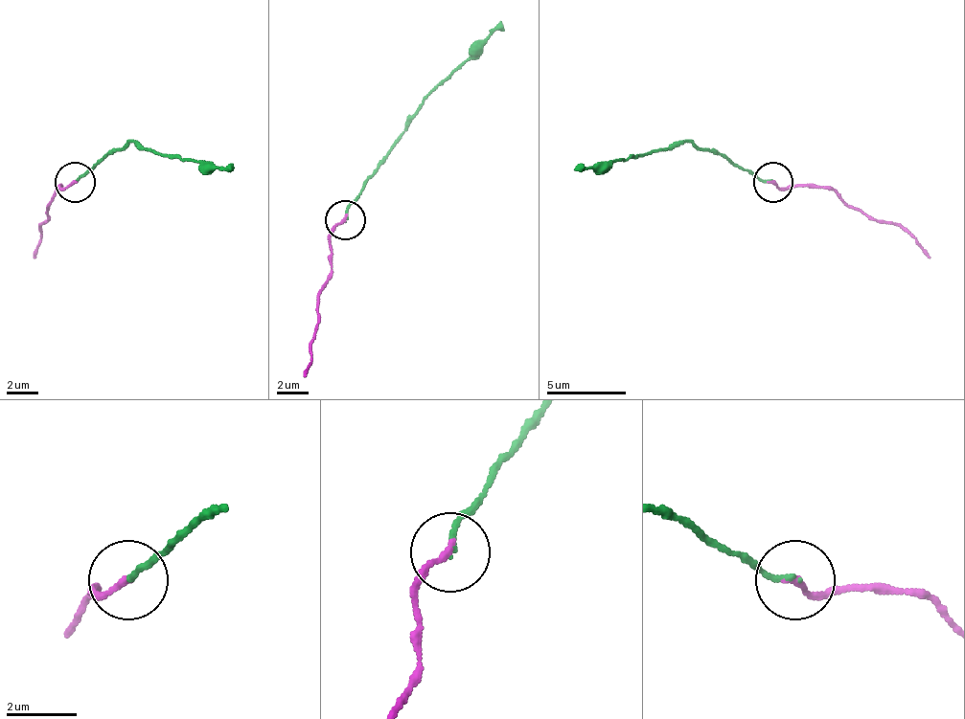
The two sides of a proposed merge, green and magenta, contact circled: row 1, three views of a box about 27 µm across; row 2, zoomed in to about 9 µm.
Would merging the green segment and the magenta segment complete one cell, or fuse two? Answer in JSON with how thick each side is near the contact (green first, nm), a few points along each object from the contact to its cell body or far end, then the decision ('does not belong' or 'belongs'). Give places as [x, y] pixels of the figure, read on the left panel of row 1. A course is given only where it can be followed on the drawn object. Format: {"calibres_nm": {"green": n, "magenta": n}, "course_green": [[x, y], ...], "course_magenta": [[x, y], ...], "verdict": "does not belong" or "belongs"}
{"calibres_nm": {"green": 140, "magenta": 190}, "course_green": [[76, 181], [107, 153], [136, 141], [231, 168]], "course_magenta": [[76, 181], [60, 185], [48, 205], [33, 257]], "verdict": "belongs"}

